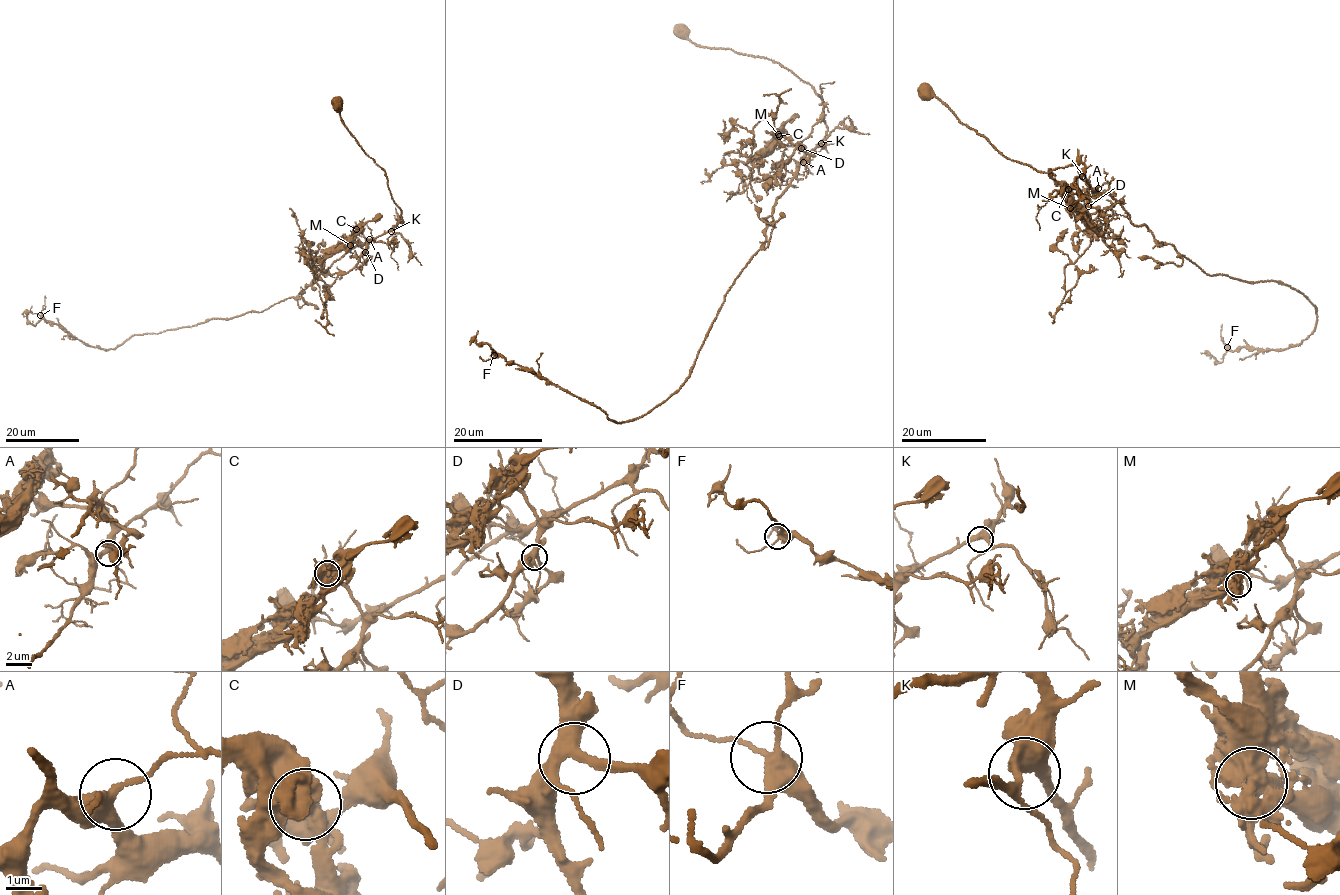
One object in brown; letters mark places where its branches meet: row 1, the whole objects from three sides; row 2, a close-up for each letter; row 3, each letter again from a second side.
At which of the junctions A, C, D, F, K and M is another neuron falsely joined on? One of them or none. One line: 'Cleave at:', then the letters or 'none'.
Cleave at: C

